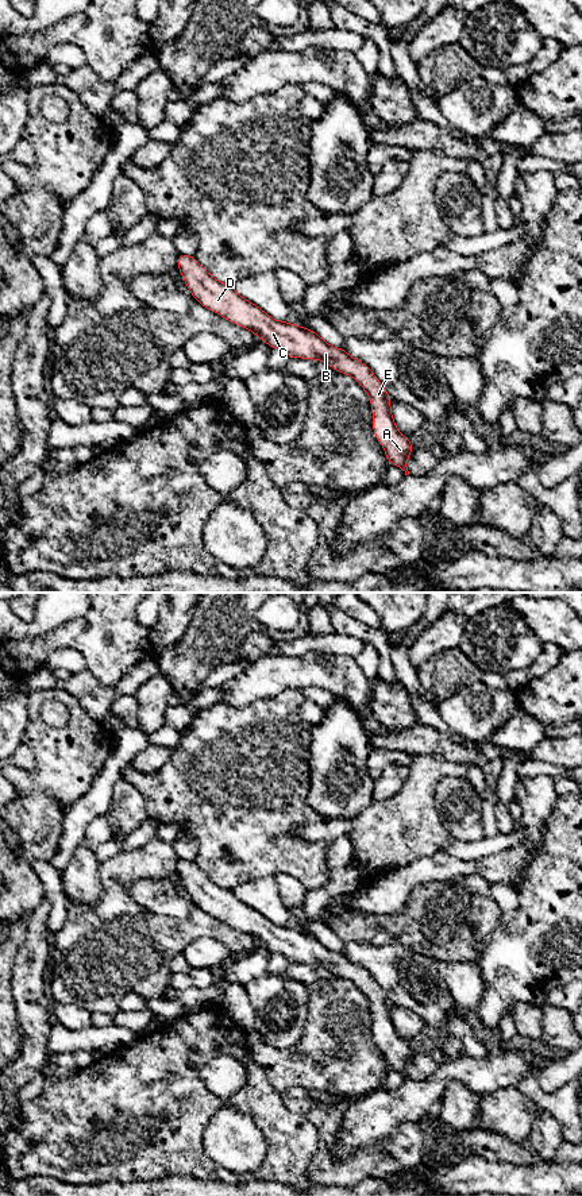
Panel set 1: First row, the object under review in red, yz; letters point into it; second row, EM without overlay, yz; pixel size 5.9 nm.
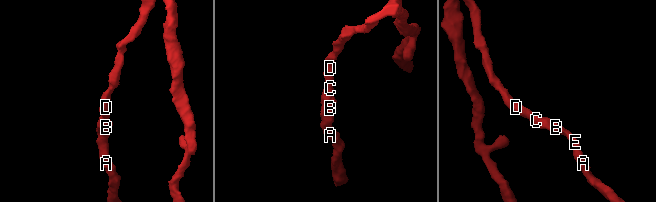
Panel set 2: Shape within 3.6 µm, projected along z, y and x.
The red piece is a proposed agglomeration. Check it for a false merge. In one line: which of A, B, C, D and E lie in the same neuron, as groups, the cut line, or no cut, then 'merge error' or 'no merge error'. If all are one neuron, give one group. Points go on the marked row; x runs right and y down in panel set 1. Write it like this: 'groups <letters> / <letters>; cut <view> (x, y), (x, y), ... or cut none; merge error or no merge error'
groups A B C D E; cut none; no merge error

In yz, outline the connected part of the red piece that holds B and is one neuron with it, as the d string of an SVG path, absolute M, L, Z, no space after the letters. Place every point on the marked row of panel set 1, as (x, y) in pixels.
M178 255L177 263L193 297L205 308L251 329L271 348L284 350L289 358L320 359L336 371L354 377L370 396L374 435L382 444L389 463L398 466L405 475L411 474L406 458L413 445L396 428L388 391L365 363L352 359L342 348L328 346L312 329L273 320L261 308L239 296L232 286L216 281L194 256Z

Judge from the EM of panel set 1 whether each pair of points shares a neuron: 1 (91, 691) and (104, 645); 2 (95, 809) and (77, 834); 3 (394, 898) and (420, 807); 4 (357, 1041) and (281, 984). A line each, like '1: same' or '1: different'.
1: different
2: same
3: different
4: different

